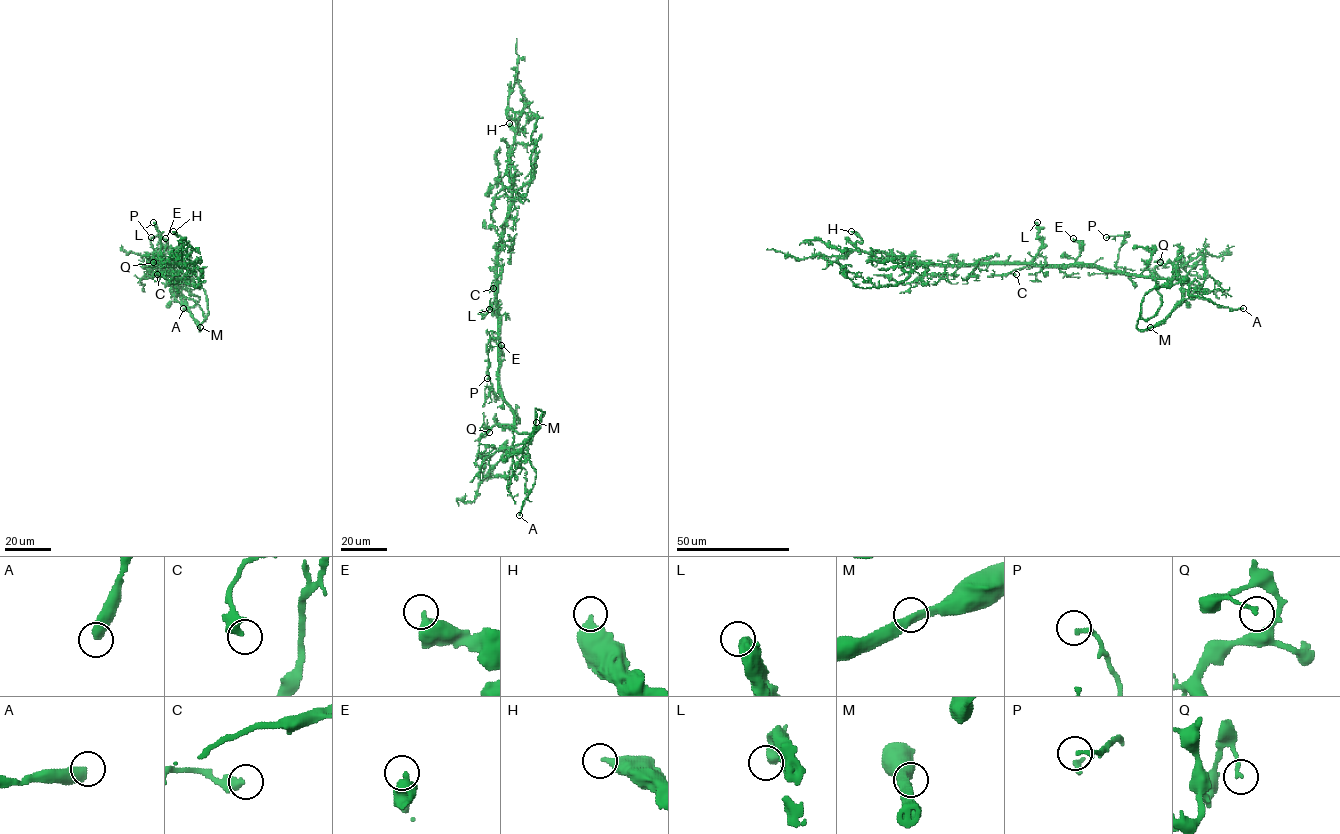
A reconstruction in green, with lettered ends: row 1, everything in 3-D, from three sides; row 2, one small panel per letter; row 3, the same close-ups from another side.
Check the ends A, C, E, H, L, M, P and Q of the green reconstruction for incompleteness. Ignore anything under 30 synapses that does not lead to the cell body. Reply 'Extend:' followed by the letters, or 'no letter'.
Extend: A

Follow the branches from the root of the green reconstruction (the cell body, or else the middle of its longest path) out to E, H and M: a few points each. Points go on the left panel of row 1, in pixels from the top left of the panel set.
E: (161, 263), (166, 247), (165, 238)
H: (161, 263), (172, 265), (176, 261), (174, 253), (184, 243), (173, 231)
M: (161, 263), (166, 273), (178, 277), (175, 288), (198, 305), (205, 319), (200, 327)

